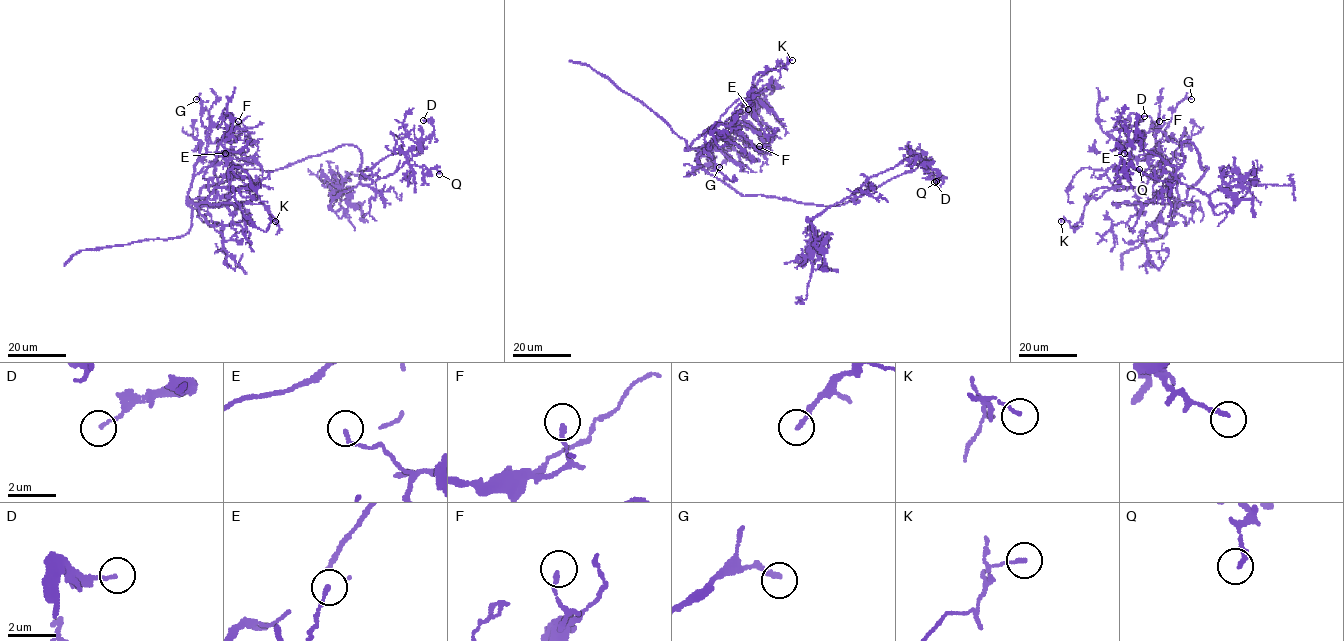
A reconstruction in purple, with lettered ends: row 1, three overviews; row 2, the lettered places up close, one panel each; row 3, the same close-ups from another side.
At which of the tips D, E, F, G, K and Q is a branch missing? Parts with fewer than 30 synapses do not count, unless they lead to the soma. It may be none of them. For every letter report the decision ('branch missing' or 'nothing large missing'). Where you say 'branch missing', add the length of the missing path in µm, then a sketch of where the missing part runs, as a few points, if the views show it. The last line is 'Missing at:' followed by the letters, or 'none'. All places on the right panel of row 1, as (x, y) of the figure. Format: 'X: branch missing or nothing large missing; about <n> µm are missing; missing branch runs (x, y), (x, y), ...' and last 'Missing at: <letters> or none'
D: nothing large missing
E: nothing large missing
F: nothing large missing
G: nothing large missing
K: nothing large missing
Q: nothing large missing
Missing at: none

